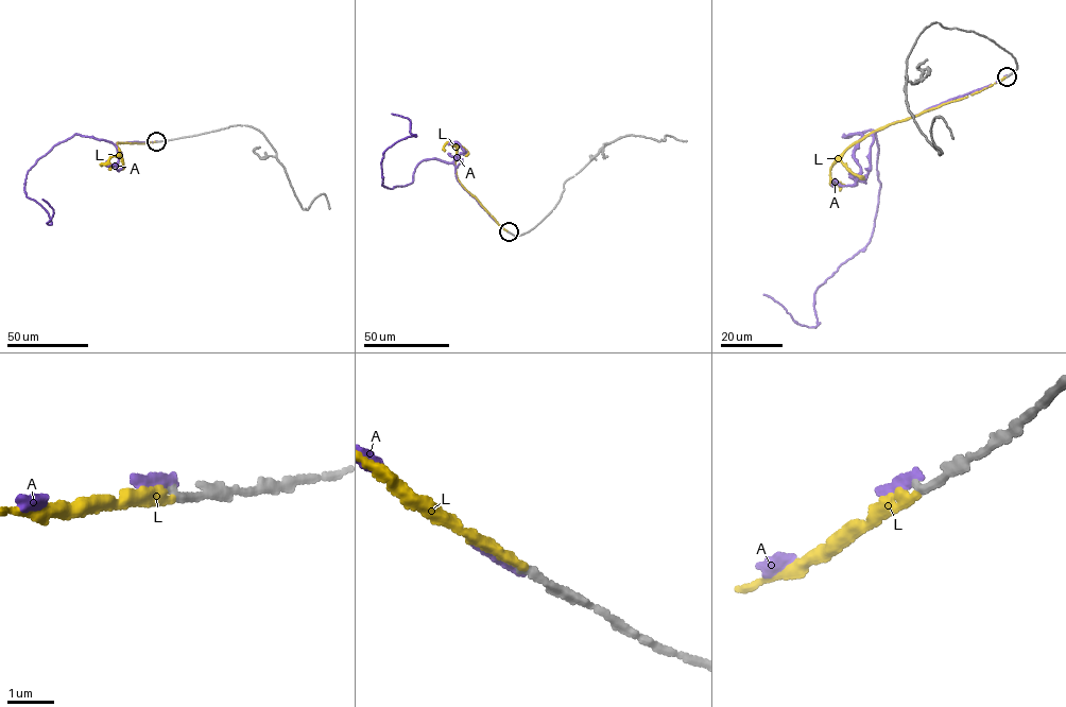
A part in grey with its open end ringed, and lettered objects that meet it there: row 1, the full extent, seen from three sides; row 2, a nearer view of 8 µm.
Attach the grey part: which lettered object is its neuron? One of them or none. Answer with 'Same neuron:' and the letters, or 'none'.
Same neuron: L

